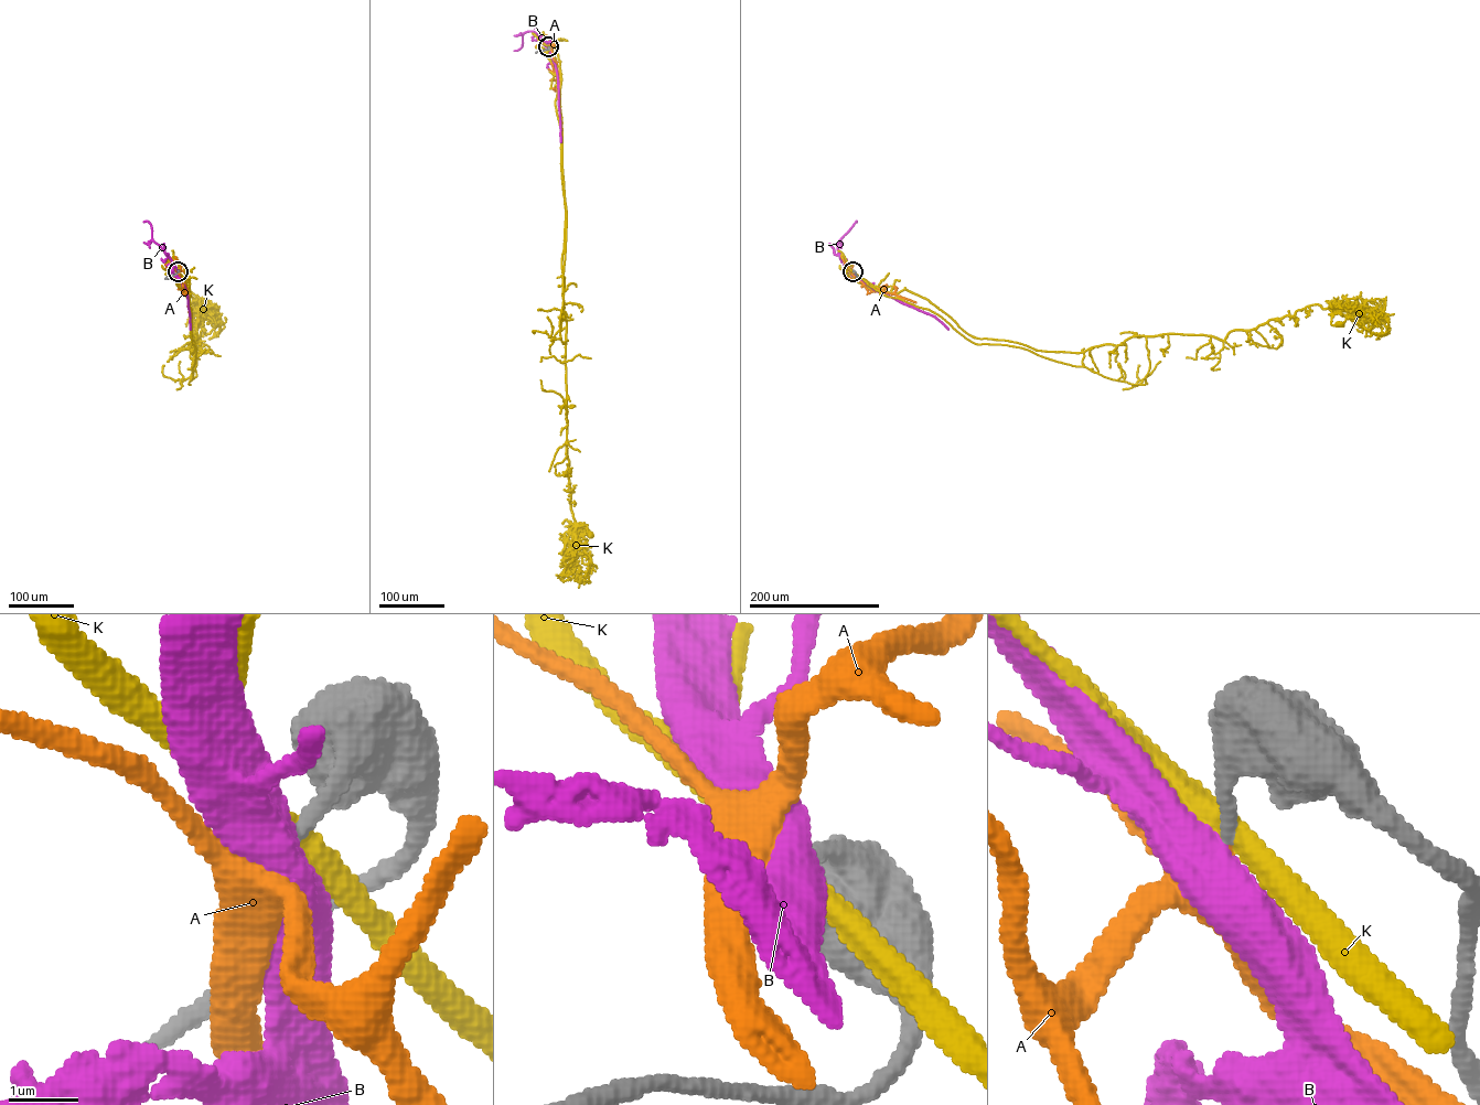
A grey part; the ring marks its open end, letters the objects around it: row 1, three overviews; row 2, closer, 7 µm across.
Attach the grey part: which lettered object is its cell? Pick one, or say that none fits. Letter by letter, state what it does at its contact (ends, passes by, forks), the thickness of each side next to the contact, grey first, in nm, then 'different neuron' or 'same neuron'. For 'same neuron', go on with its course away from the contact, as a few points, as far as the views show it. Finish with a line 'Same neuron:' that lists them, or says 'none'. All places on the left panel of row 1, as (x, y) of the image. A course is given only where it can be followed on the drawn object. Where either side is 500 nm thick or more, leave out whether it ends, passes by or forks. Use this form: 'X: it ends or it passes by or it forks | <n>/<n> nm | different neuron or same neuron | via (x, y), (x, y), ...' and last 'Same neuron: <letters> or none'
A: it ends | 200/420 nm | same neuron | via (178, 271), (189, 290), (189, 302)
B: 200/550 nm | different neuron
K: it passes by | 240/400 nm | different neuron
Same neuron: A

